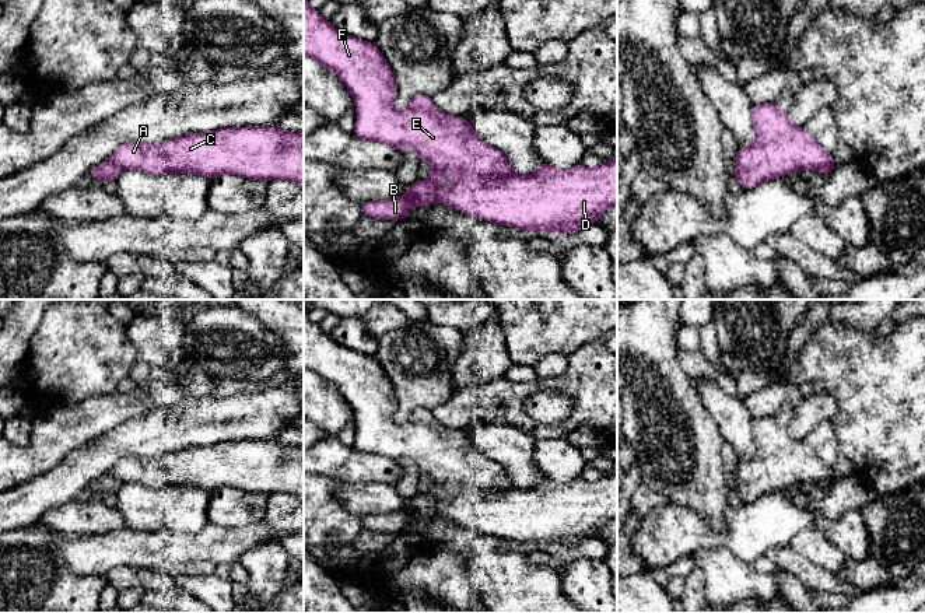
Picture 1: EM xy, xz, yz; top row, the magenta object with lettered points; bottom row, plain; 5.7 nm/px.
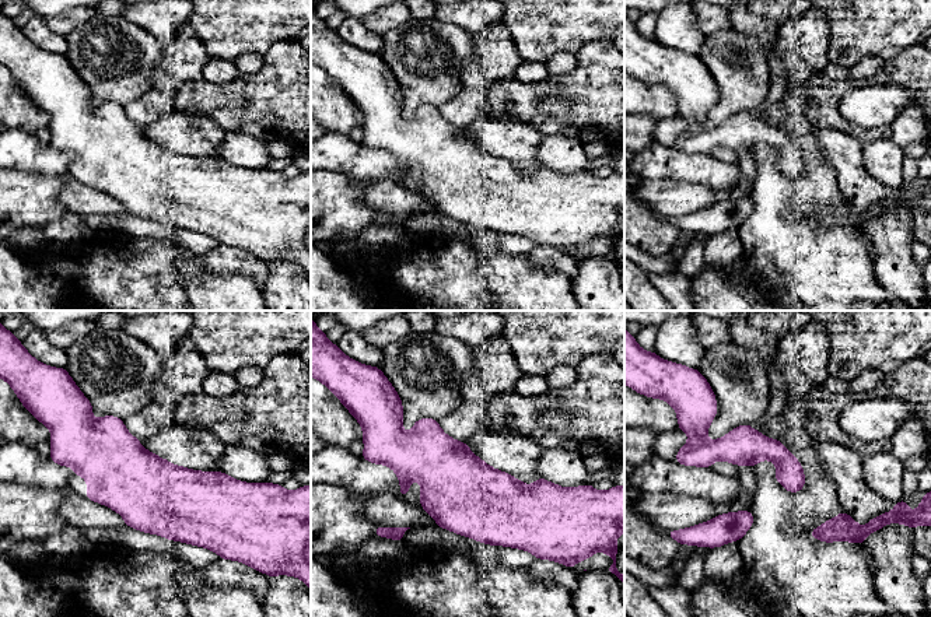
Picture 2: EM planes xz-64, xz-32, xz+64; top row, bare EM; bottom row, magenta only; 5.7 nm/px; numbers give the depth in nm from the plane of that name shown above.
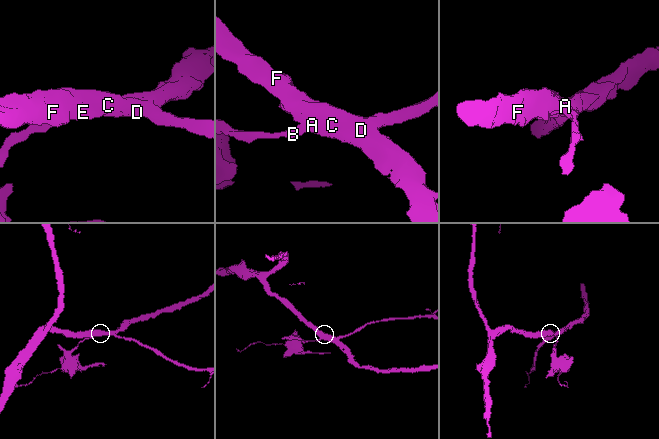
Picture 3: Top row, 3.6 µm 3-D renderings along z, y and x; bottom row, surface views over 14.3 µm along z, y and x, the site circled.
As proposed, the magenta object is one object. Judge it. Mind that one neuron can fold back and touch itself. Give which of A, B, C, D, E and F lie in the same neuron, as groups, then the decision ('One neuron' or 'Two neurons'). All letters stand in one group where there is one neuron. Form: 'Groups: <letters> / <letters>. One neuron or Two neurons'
Groups: A C D E F / B. Two neurons

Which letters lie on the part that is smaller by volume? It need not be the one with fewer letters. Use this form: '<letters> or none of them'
B

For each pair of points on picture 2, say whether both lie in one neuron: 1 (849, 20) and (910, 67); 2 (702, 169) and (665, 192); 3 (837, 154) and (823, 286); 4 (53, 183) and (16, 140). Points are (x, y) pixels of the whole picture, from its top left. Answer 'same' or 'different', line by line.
1: different
2: different
3: different
4: different

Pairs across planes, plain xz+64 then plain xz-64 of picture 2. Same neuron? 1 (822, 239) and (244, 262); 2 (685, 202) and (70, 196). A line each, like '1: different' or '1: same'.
1: different
2: same

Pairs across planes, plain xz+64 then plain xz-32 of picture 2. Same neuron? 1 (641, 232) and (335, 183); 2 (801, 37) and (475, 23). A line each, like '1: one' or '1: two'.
1: one
2: two

